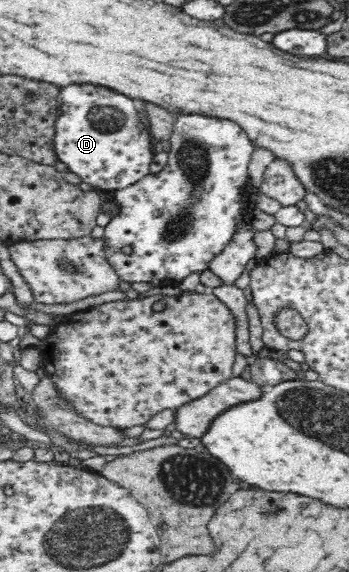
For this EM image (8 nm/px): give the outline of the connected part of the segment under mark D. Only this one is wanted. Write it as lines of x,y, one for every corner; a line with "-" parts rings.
70,85
59,94
59,116
56,119
54,150
59,161
68,165
72,173
77,173
82,181
90,183
95,191
118,191
142,179
151,171
154,141
146,125
140,122
138,111
130,99
94,85

